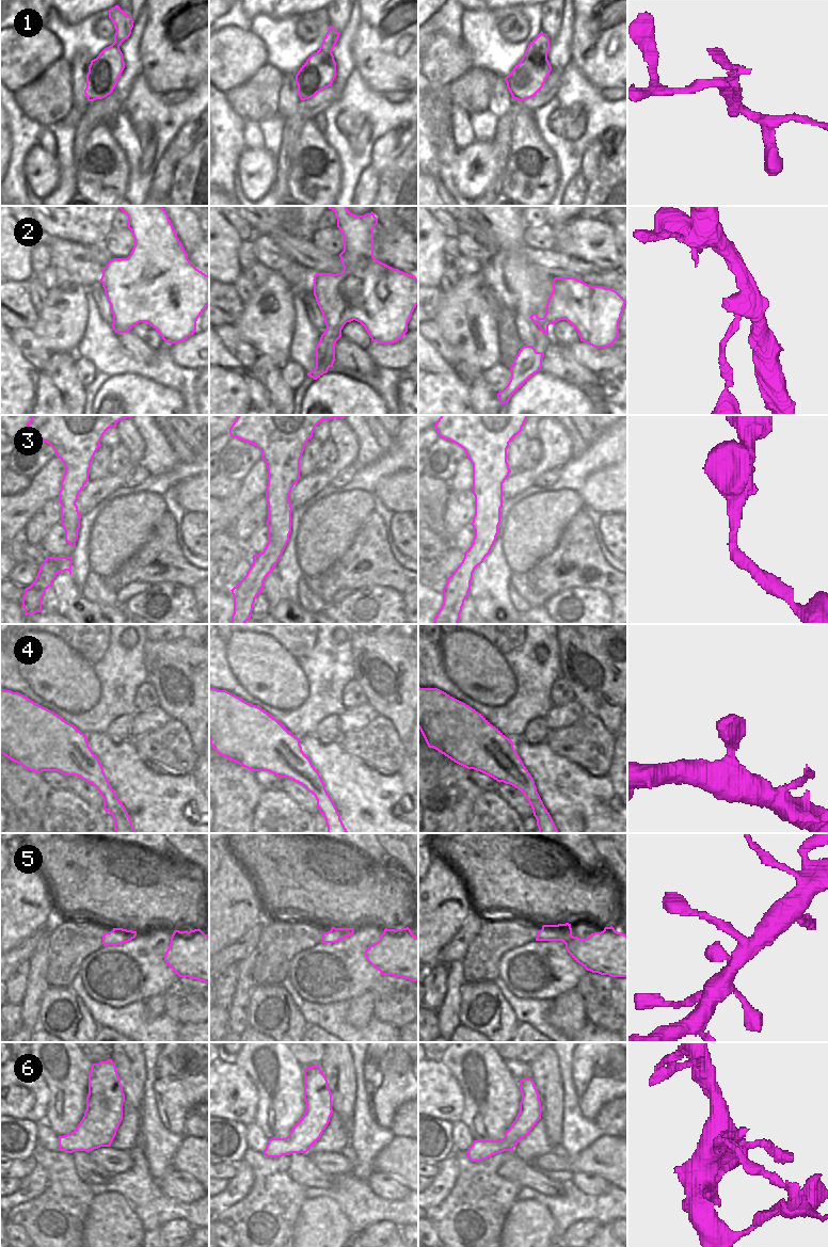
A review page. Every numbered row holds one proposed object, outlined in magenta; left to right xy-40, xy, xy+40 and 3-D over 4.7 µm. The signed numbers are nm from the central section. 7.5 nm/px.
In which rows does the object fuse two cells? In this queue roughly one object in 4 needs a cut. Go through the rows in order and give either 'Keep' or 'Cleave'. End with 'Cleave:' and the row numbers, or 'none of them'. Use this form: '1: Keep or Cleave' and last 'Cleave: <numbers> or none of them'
1: Cleave
2: Keep
3: Keep
4: Keep
5: Keep
6: Cleave
Cleave: 1, 6

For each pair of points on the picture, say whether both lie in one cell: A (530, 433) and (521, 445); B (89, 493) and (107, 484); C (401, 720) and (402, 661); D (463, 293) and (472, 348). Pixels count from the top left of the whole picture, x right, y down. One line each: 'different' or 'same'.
A: different
B: same
C: same
D: same

